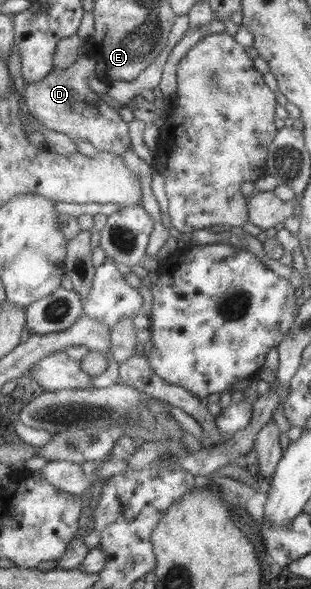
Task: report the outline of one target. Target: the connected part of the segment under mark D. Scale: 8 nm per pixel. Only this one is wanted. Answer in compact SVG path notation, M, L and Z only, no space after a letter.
M81 53L80 57L66 69L55 68L51 74L48 74L39 82L26 82L24 92L29 110L40 123L51 130L61 132L68 135L71 140L77 144L80 140L88 140L89 144L101 152L111 152L122 157L126 148L130 146L129 138L127 138L127 124L119 118L119 114L115 109L107 108L107 104L99 98L100 94L95 94L89 87L90 76L98 76L96 61L91 57Z

